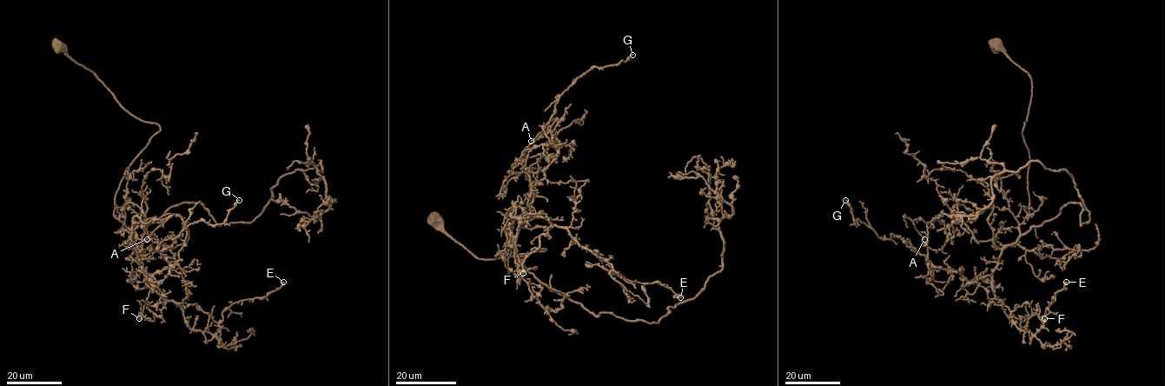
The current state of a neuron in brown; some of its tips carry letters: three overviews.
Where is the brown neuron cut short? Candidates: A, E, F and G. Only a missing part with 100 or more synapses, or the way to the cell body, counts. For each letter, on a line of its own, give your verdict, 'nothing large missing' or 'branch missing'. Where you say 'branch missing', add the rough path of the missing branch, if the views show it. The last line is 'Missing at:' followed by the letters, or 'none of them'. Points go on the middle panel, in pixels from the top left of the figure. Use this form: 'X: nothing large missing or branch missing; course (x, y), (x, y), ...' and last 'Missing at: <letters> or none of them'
A: nothing large missing
E: nothing large missing
F: nothing large missing
G: nothing large missing
Missing at: none of them

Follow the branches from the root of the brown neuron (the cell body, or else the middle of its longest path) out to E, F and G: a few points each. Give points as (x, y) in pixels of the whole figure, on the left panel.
E: (61, 46), (160, 127), (126, 170), (114, 216), (147, 280), (188, 326), (215, 335), (225, 310), (283, 282)
F: (61, 46), (125, 109), (160, 127), (115, 198), (114, 216), (165, 300), (162, 316), (139, 318)
G: (61, 46), (160, 127), (115, 198), (148, 281), (170, 266), (157, 251), (167, 236), (222, 223), (239, 200)

